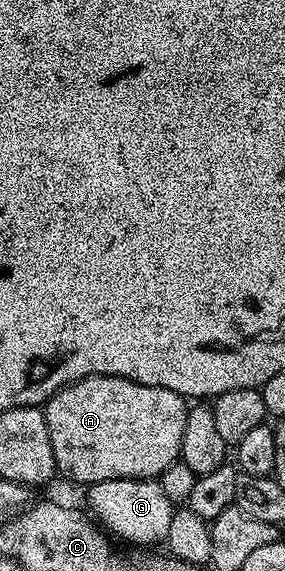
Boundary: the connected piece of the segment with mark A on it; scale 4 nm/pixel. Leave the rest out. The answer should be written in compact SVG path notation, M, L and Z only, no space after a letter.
M85 377L72 382L71 385L65 385L44 406L48 439L52 439L52 455L58 464L58 473L61 476L66 476L70 481L79 481L82 487L95 485L104 479L132 479L133 477L157 479L164 471L164 467L168 467L173 461L179 460L182 440L184 439L184 419L186 418L187 408L187 398L182 397L176 391L168 391L164 387L148 387L123 377Z

